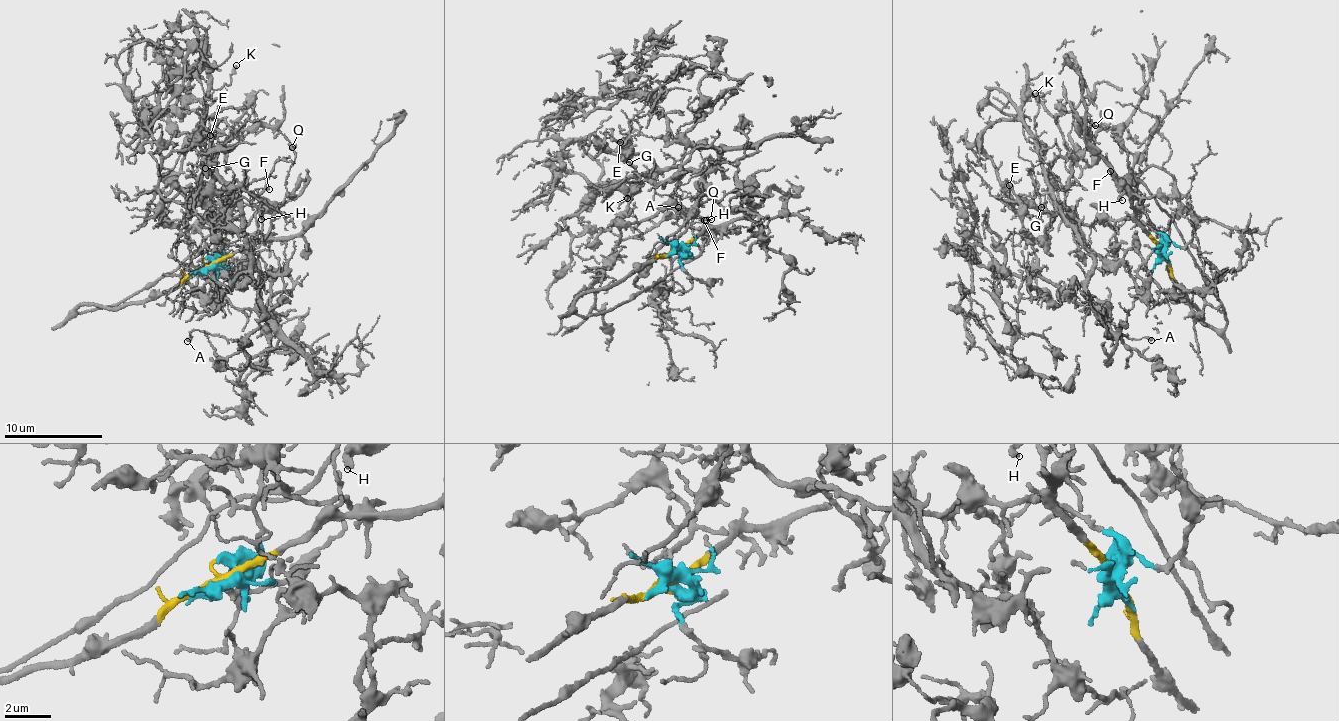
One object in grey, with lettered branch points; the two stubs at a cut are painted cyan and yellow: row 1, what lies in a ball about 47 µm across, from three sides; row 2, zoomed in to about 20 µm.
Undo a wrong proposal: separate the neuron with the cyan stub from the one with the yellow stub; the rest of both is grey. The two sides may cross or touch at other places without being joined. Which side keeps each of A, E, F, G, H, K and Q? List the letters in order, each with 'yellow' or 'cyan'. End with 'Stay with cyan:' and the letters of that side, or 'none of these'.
A: cyan
E: cyan
F: yellow
G: cyan
H: yellow
K: cyan
Q: cyan
Stay with cyan: A, E, G, K, Q

